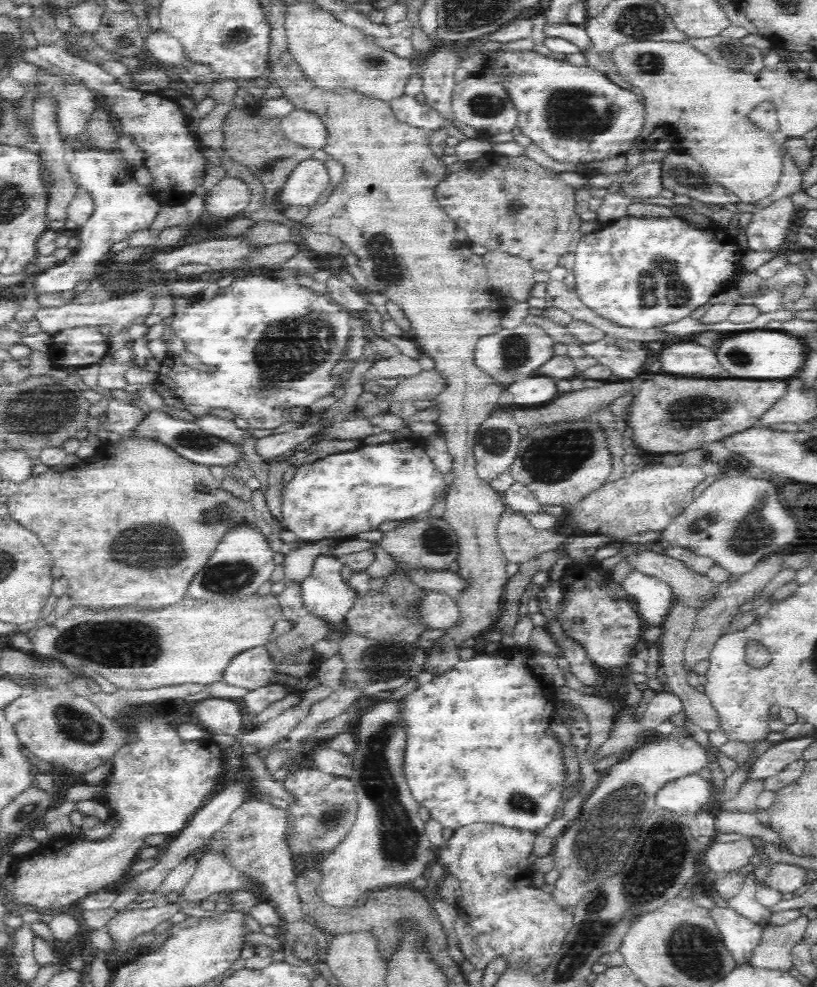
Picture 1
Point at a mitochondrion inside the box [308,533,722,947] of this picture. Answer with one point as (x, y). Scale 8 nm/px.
(603, 839)

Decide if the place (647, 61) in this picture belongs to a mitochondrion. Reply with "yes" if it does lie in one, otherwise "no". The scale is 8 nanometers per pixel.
yes

